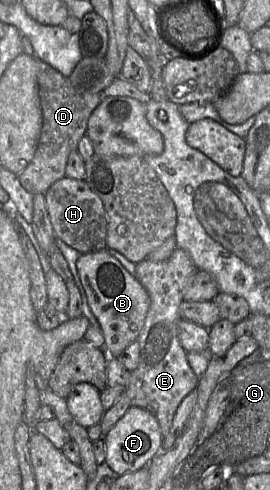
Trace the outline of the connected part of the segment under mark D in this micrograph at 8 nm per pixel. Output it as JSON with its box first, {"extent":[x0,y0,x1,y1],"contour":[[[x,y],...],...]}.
{"extent":[18,60,104,195],"contour":[[[38,60],[38,87],[43,113],[42,130],[34,158],[18,175],[23,188],[32,195],[45,194],[51,185],[65,177],[68,157],[77,150],[86,134],[90,115],[104,98],[102,92],[77,91],[69,77],[42,60]]]}

